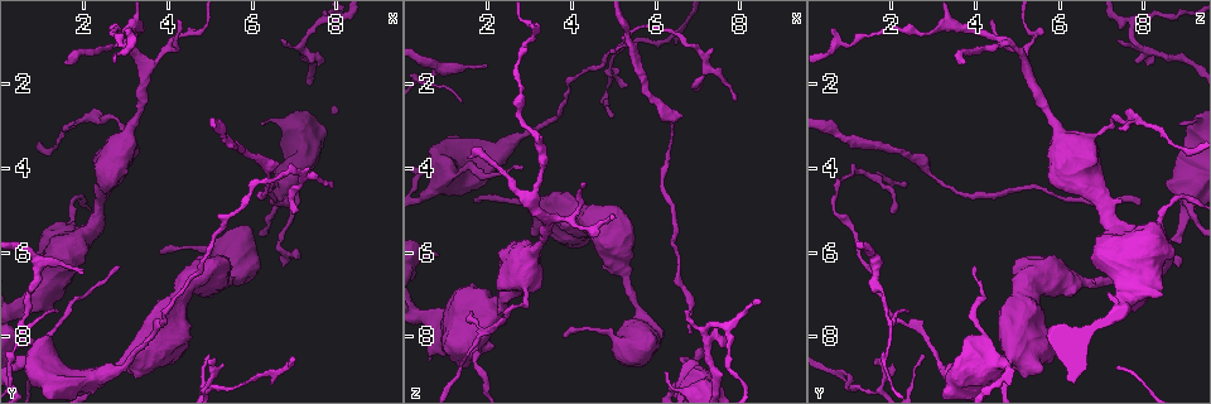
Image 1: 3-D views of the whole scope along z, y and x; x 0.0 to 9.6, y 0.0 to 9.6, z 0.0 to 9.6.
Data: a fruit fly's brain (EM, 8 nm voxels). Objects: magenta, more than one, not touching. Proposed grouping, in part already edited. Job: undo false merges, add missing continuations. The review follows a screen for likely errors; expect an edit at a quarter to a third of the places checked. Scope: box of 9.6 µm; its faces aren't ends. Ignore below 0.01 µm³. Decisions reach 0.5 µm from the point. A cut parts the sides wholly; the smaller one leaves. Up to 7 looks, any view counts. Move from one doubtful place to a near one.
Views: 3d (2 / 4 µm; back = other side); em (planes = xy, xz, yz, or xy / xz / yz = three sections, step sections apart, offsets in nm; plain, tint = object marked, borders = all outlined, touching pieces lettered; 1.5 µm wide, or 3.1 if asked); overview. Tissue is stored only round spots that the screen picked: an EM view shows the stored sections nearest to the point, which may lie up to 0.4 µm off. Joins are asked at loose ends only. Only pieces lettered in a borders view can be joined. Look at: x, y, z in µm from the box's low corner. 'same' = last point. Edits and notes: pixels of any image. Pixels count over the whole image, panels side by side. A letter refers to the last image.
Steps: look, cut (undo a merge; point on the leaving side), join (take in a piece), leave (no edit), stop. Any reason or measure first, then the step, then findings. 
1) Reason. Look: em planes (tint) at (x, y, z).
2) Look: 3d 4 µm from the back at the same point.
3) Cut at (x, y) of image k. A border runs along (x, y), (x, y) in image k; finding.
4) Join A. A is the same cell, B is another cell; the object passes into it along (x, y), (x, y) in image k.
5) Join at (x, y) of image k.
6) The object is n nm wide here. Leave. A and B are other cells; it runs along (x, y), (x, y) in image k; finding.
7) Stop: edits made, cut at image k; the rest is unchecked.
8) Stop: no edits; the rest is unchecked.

Sudden change in width. Look: em planes (borders) at (0.95, 6.25, 1.65).

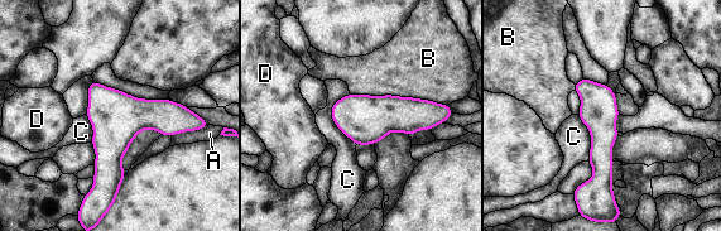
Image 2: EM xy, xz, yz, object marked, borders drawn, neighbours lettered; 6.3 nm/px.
Leave. A, B, C and D are other cells; it runs along (583, 82), (601, 120), (596, 193) in image 2; continuous, no second cell.

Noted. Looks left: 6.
Look: 3d 2 µm at (2.80, 6.30, 3.95).

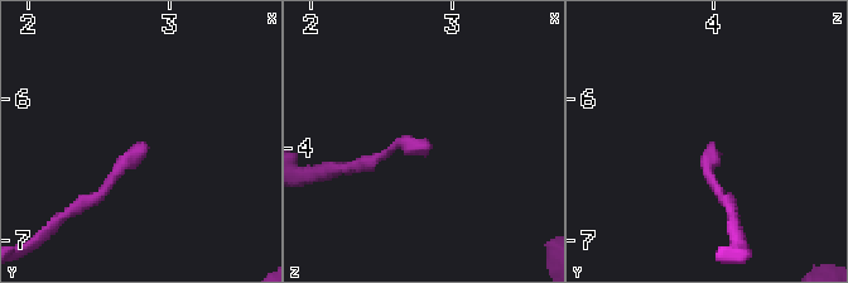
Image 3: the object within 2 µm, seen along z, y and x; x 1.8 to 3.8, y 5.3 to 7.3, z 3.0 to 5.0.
Look: em planes (tint) at (2.86, 6.38, 3.96).

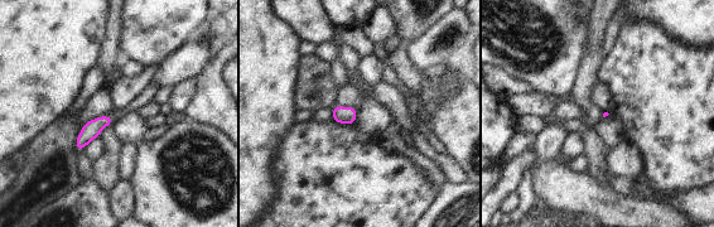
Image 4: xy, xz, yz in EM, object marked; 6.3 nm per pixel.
Look: em planes (borders) at the same point.

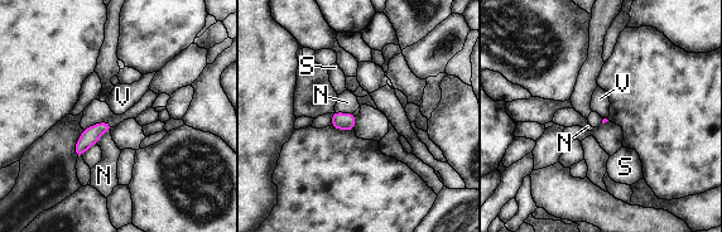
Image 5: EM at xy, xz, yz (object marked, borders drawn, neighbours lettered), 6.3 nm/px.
Leave. N, S and V are other cells; a border runs along (110, 130), (105, 131), (96, 144) in image 5; none of them fits.

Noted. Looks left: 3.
Tapers out. Look: em planes (plain) at (1.55, 1.50, 3.75).

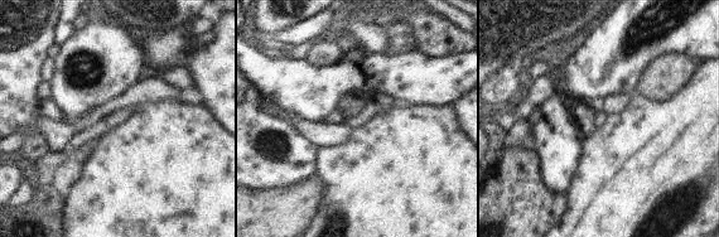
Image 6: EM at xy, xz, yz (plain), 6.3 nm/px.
See the neighbours. Look: em planes (borders) at the same point.

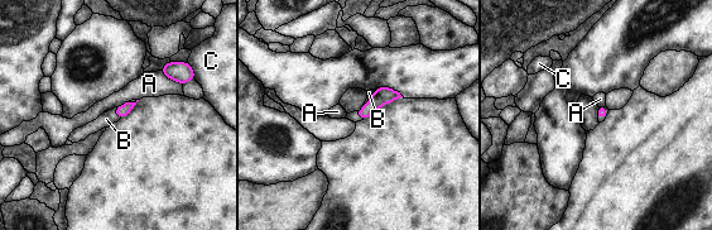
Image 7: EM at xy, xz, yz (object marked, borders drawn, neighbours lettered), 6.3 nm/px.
The longest contact is with A, 180 nm. Join B. B is the same cell, A and C are other cells; the object passes into it along (121, 111), (114, 114), (106, 119) in image 7; it goes on there.

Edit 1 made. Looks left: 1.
Stop: edits made, join at image 7; the rest is unchecked.

